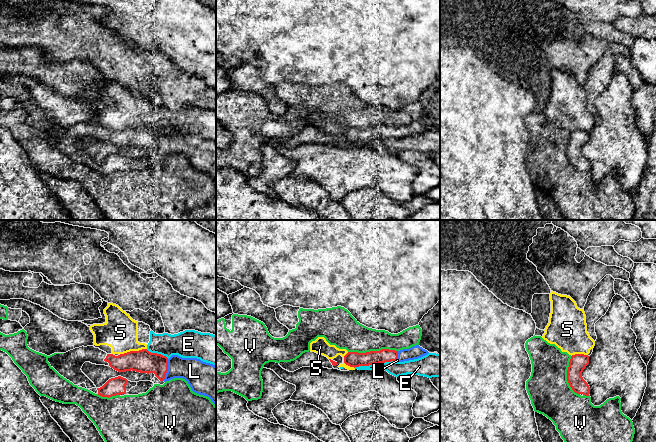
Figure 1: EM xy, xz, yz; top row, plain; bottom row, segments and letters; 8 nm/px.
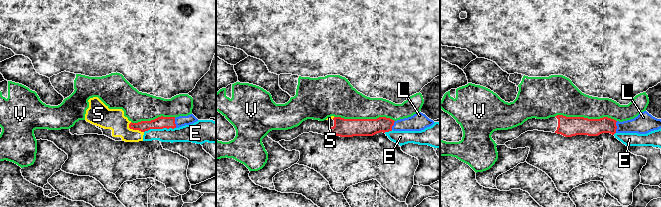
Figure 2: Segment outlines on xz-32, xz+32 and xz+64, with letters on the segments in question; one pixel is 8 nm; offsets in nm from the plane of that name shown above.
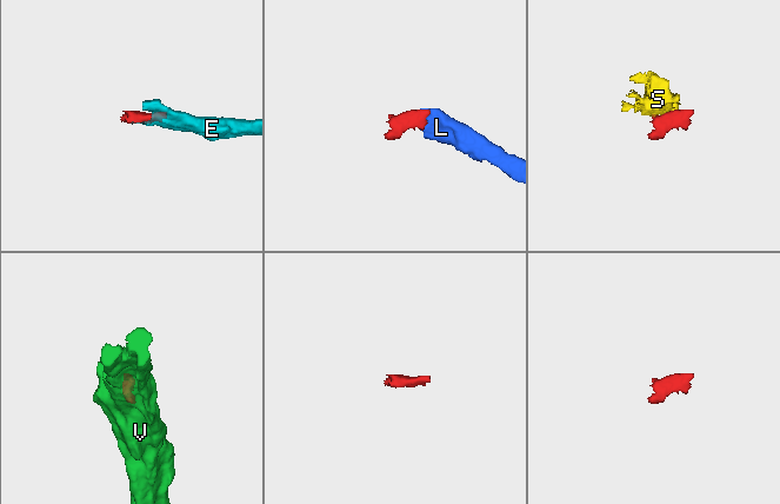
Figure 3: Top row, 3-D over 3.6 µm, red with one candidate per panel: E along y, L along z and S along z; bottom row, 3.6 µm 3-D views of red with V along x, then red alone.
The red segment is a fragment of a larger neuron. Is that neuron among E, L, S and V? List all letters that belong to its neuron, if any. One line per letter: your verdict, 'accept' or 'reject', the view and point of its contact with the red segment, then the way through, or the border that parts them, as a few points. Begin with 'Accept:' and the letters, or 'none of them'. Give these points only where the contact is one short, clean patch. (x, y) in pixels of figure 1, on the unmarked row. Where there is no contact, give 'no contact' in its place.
Accept: L
E: reject; meets red in xz at (374, 139)
L: accept; meets red in xy at (167, 146); runs through xy (143, 137), (157, 139), (167, 146), (193, 146), (197, 149)
S: reject; meets red in xy at (132, 127); border along xy (146, 124), (127, 127), (119, 131)
V: reject; meets red in xz at (372, 127)

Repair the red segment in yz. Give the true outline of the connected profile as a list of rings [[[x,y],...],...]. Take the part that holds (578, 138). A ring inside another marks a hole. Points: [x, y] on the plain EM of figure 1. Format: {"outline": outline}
{"outline": [[[575,130],[571,132],[569,138],[567,157],[572,166],[579,171],[589,172],[590,170],[590,163],[582,153],[583,146],[589,140],[589,133],[584,130]]]}

